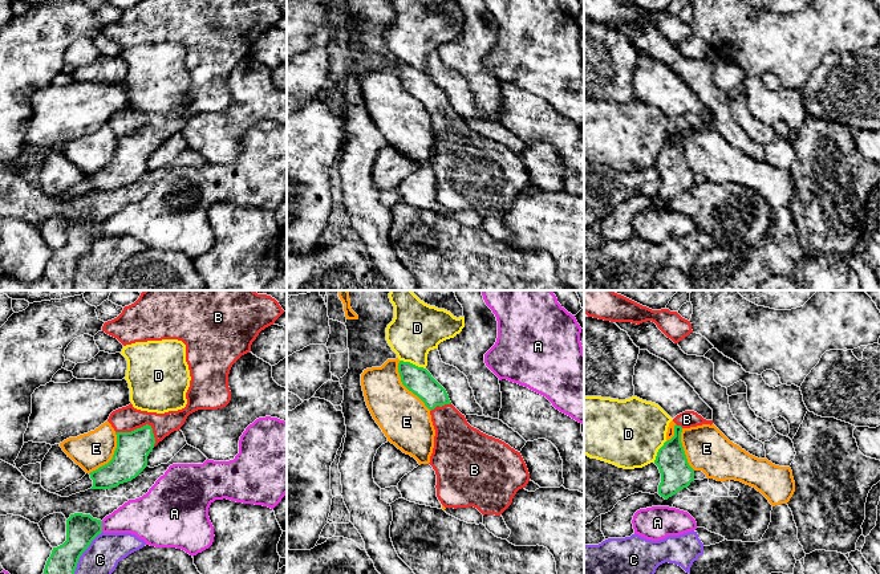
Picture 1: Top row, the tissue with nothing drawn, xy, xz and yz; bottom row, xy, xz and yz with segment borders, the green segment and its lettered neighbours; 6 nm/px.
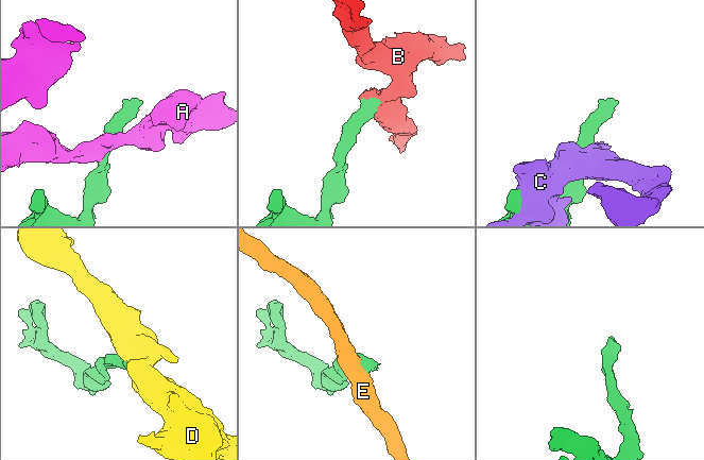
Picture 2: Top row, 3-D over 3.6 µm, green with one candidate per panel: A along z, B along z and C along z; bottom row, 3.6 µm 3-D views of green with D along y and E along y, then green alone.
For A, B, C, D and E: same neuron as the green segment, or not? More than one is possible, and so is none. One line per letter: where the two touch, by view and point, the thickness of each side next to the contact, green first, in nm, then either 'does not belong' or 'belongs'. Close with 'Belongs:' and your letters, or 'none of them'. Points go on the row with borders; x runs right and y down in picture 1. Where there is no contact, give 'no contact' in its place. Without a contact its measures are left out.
A: contact xy (101, 526); calibres 190 and 220 nm; does not belong
B: contact xy (141, 427); calibres 200 and 160 nm; belongs
C: contact xy (84, 550); calibres 190 and 200 nm; does not belong
D: contact xz (412, 363); calibres 160 and 320 nm; does not belong
E: contact xz (405, 386); calibres 160 and 300 nm; does not belong
Belongs: B

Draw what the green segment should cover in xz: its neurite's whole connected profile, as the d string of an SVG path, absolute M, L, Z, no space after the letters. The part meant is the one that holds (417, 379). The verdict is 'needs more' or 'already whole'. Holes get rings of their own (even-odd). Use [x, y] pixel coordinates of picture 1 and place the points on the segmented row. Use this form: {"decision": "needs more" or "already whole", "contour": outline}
{"decision": "needs more", "contour": "M400 361L398 373L402 384L417 395L430 410L435 430L430 465L437 475L437 497L445 508L477 508L483 516L500 516L514 496L530 481L530 473L520 452L504 441L471 427L450 402L446 390L431 374L410 362Z"}

